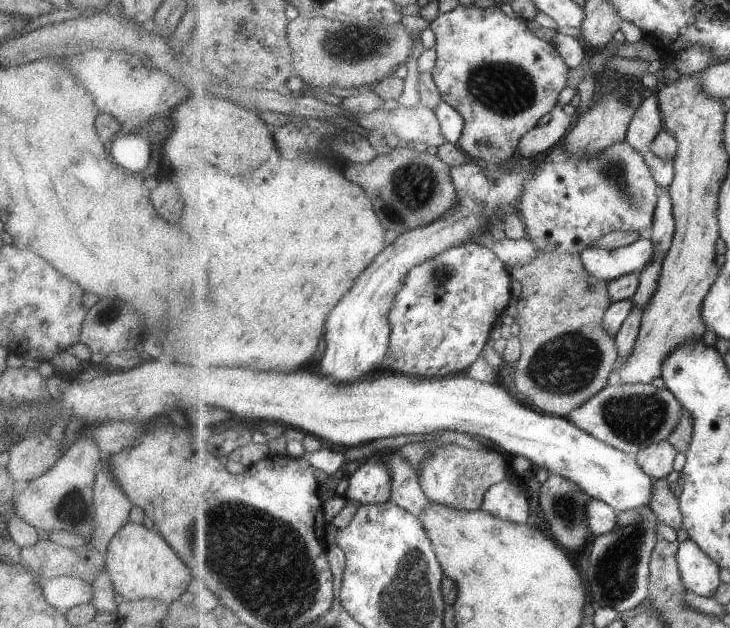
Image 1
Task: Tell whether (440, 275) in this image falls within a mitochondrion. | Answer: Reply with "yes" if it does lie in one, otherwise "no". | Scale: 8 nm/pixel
yes

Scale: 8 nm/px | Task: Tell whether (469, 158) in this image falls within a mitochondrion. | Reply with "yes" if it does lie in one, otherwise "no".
no

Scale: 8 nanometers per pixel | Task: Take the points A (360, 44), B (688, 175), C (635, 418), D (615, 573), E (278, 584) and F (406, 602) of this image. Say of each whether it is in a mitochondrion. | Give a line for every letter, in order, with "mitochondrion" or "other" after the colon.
A: mitochondrion
B: other
C: mitochondrion
D: mitochondrion
E: mitochondrion
F: mitochondrion

